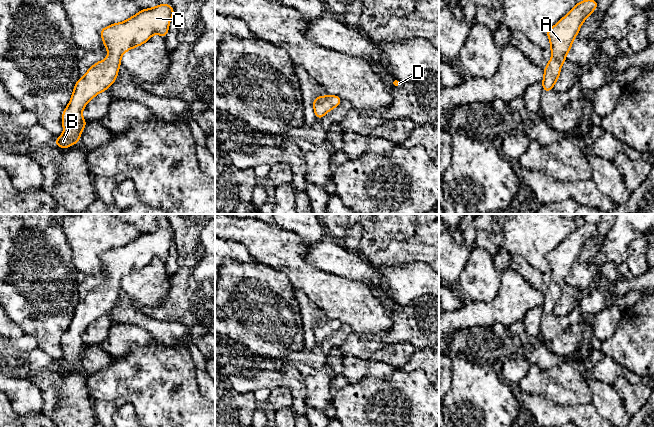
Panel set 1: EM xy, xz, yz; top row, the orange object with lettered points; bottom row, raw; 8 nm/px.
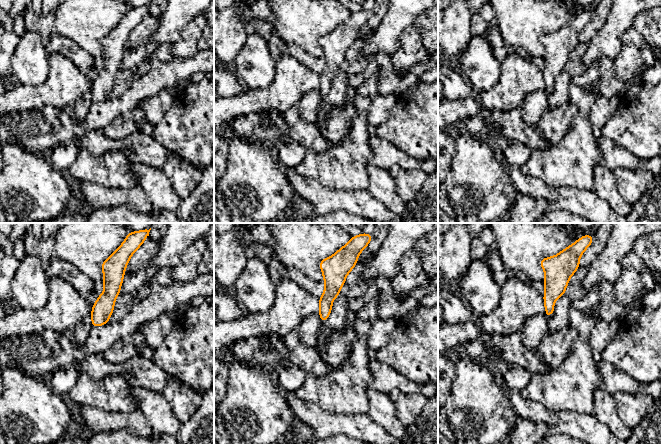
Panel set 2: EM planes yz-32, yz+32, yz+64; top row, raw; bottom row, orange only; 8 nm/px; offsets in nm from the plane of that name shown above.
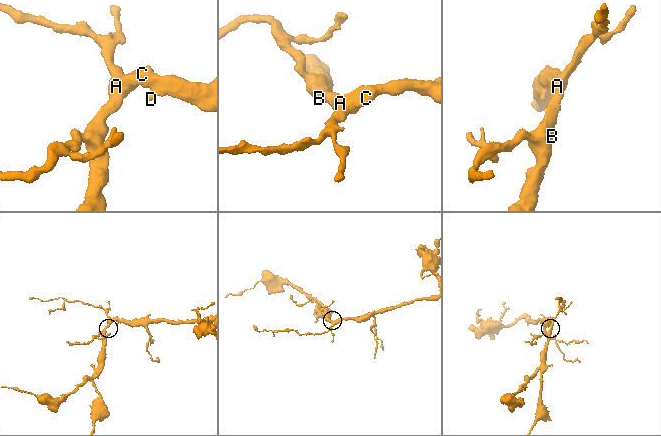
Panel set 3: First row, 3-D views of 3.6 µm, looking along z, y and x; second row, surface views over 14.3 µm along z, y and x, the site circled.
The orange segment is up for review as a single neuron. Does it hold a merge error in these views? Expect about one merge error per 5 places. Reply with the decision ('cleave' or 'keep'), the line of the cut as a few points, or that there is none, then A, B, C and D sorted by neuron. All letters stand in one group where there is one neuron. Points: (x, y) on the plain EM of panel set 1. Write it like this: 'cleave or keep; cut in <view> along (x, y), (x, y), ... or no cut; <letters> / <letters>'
keep; no cut; A B C D

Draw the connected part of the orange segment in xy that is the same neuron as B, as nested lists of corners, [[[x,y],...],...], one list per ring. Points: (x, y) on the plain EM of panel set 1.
[[[160,228],[142,233],[124,246],[104,251],[100,255],[108,280],[98,285],[74,310],[68,330],[62,337],[63,358],[54,369],[63,373],[79,366],[87,346],[82,341],[86,328],[102,315],[106,315],[116,304],[124,276],[147,266],[153,258],[167,261],[170,244],[174,241],[171,228]]]

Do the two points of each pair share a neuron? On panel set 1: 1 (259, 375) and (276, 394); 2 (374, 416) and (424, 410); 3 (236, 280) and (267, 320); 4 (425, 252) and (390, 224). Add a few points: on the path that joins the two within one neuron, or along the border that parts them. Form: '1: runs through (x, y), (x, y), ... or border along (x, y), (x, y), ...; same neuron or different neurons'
1: border along (271, 389), (287, 388), (292, 394), (292, 403); different neurons
2: runs through (386, 409), (397, 409), (401, 405), (412, 405); same neuron
3: runs through (246, 290), (259, 303), (262, 310); same neuron
4: runs through (405, 249), (375, 254), (379, 244); same neuron

